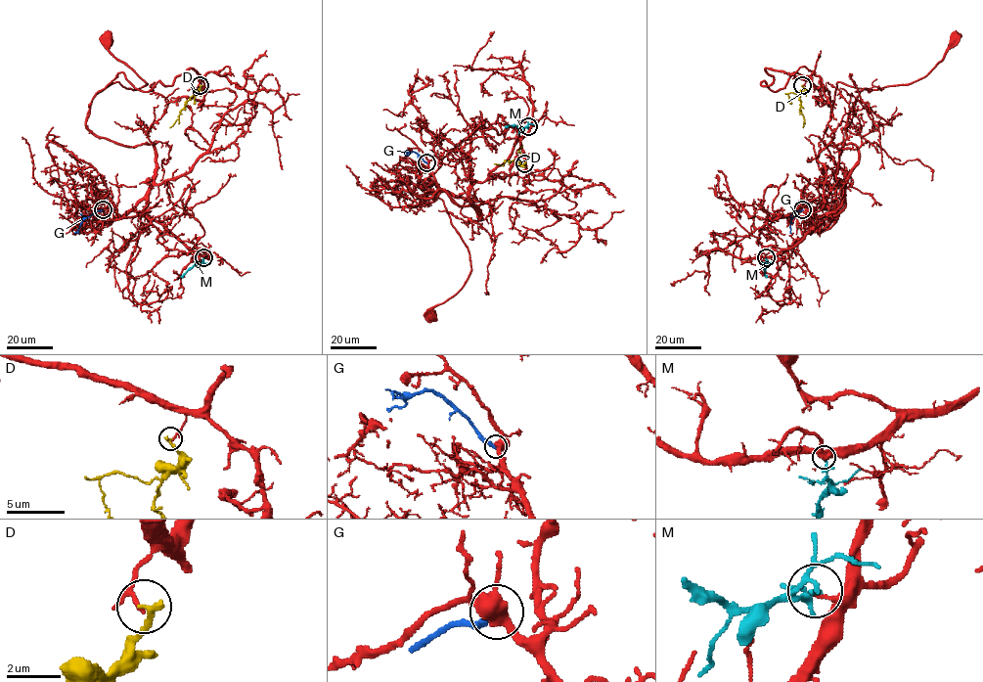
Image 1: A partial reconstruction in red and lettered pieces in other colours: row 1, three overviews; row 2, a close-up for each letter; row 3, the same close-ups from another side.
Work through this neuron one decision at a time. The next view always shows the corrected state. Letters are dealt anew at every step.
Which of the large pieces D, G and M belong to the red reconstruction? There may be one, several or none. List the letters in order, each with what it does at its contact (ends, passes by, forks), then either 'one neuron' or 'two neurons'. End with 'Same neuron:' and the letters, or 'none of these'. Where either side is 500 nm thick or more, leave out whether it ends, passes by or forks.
D: it ends; two neurons
G: it ends; two neurons
M: it ends; two neurons
Same neuron: none of these

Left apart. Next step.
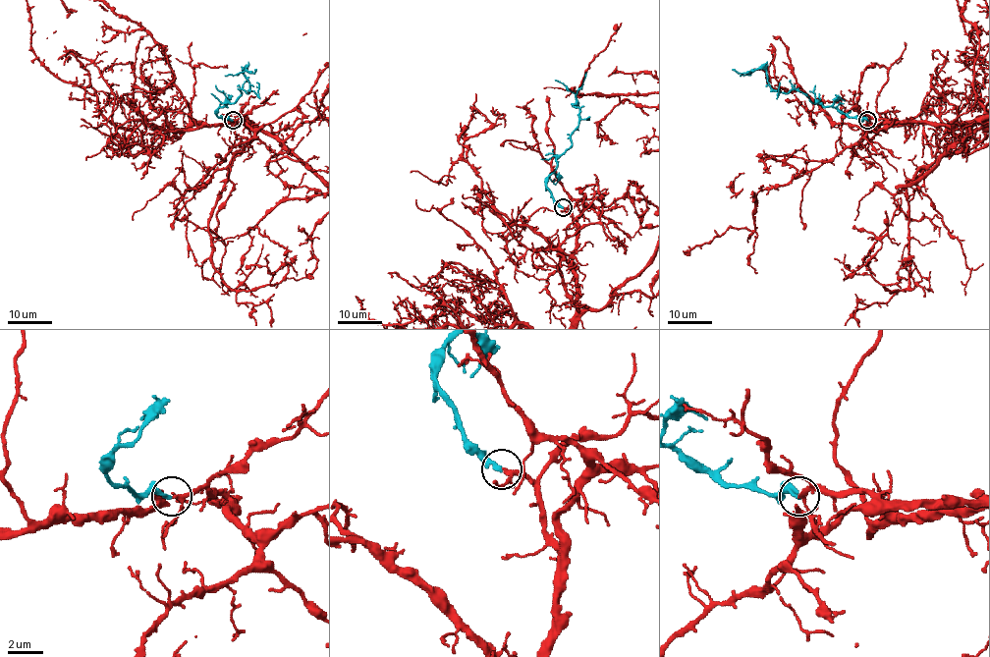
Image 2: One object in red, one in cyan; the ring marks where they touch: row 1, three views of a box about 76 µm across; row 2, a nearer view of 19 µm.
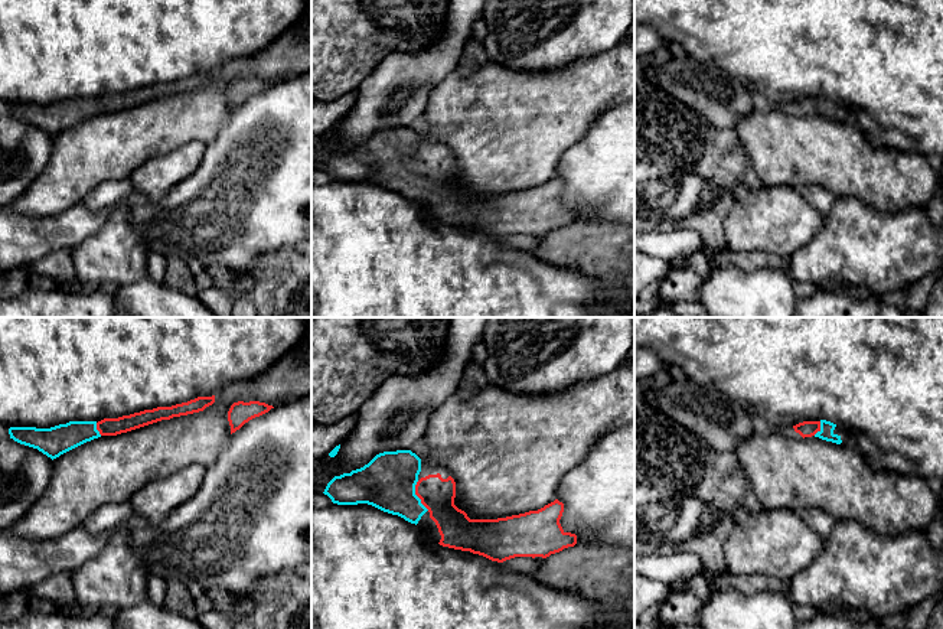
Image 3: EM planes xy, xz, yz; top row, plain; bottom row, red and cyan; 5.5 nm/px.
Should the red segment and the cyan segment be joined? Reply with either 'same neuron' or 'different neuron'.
same neuron

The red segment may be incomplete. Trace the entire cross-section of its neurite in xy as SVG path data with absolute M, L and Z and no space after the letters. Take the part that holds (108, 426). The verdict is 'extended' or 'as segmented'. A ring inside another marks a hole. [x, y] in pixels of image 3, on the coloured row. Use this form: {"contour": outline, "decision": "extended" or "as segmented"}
{"contour": "M198 397L172 407L157 407L118 418L101 421L69 421L50 428L10 427L9 434L14 441L37 449L52 460L61 454L101 436L117 436L161 420L203 411L215 403L212 397Z", "decision": "extended"}

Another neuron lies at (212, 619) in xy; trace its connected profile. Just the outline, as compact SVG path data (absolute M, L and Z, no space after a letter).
M247 602L241 604L232 615L211 610L206 613L199 613L196 620L205 628L205 629L234 629L236 623L236 615L245 613L251 610L254 604L251 602Z

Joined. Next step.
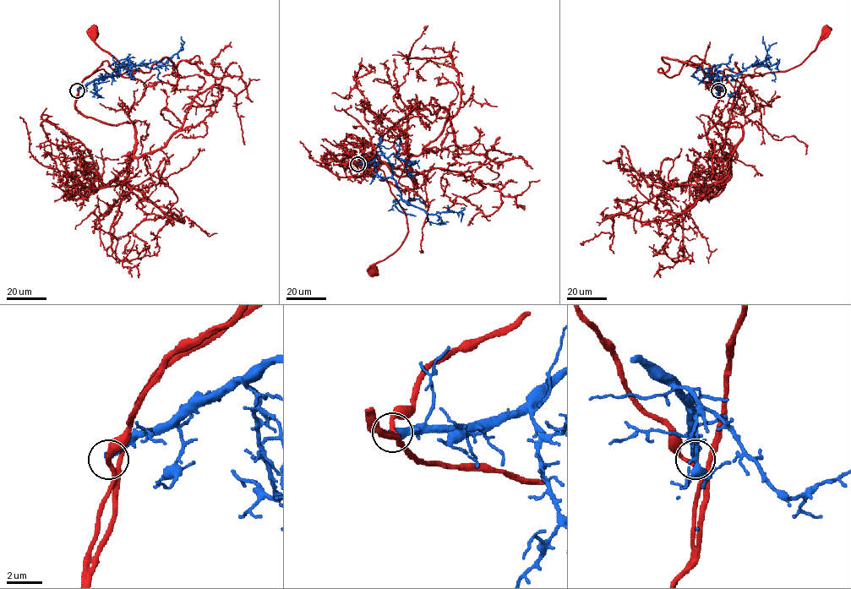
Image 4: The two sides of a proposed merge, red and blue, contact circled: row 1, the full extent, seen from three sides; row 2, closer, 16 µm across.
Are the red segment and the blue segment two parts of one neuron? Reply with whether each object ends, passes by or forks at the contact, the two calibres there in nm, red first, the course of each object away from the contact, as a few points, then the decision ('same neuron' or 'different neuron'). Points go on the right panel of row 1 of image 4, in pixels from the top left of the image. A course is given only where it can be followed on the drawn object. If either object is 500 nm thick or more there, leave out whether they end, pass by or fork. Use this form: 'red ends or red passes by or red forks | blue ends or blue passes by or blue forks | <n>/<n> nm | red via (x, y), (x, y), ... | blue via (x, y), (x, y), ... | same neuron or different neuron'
red passes by | blue ends | 240/440 nm | red via (718, 90), (725, 69), (757, 75), (788, 70), (799, 65), (815, 49), (826, 29) | blue via (718, 90), (717, 84), (710, 77), (737, 75), (754, 64), (769, 68), (763, 36) | different neuron

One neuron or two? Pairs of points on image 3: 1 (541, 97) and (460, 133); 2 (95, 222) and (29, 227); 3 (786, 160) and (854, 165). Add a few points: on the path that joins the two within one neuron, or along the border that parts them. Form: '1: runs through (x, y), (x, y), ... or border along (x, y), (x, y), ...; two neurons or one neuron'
1: runs through (521, 117), (514, 124), (480, 124); one neuron
2: runs through (80, 222), (72, 227), (45, 227); one neuron
3: runs through (803, 160), (837, 160); one neuron

